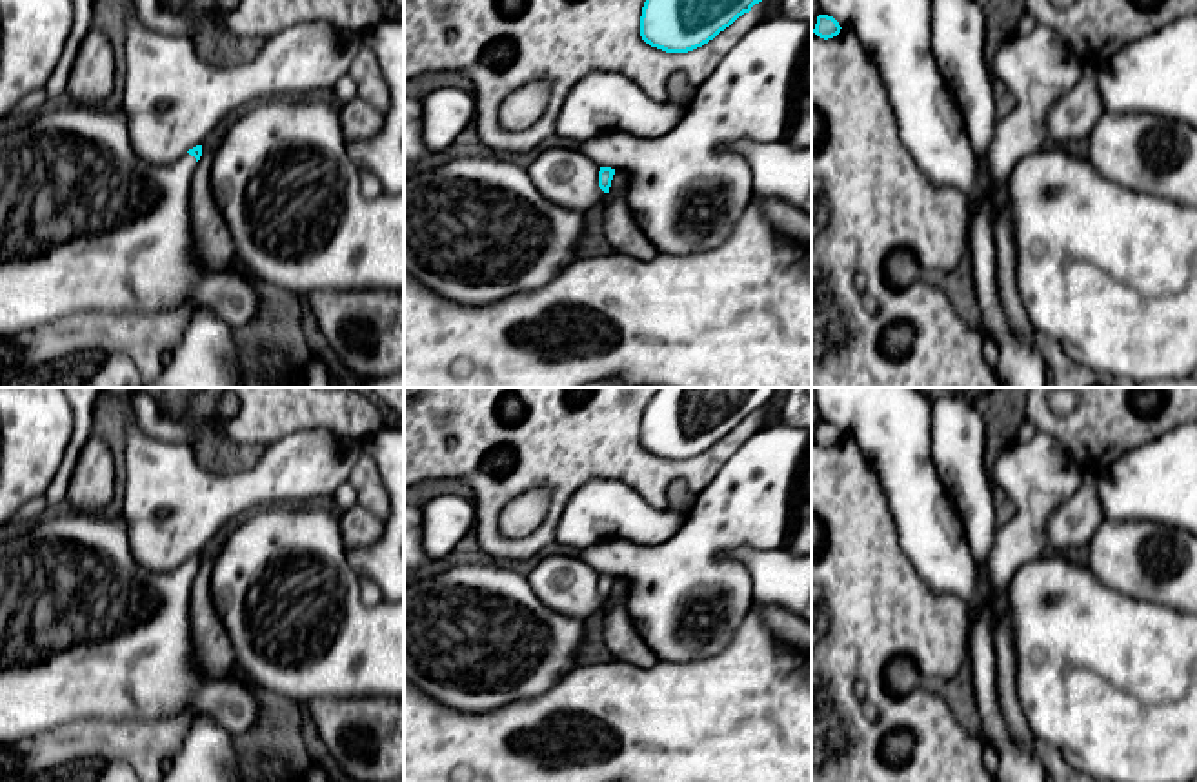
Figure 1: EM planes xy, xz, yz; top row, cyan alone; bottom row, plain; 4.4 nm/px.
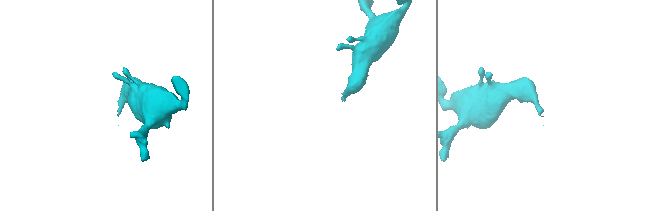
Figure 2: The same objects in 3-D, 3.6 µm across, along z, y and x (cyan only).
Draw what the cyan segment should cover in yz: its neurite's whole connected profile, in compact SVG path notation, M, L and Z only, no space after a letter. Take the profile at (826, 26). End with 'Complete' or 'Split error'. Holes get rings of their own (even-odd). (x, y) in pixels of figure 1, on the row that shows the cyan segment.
M819 15L813 33L824 40L833 38L840 33L840 25L833 16Z. Complete

